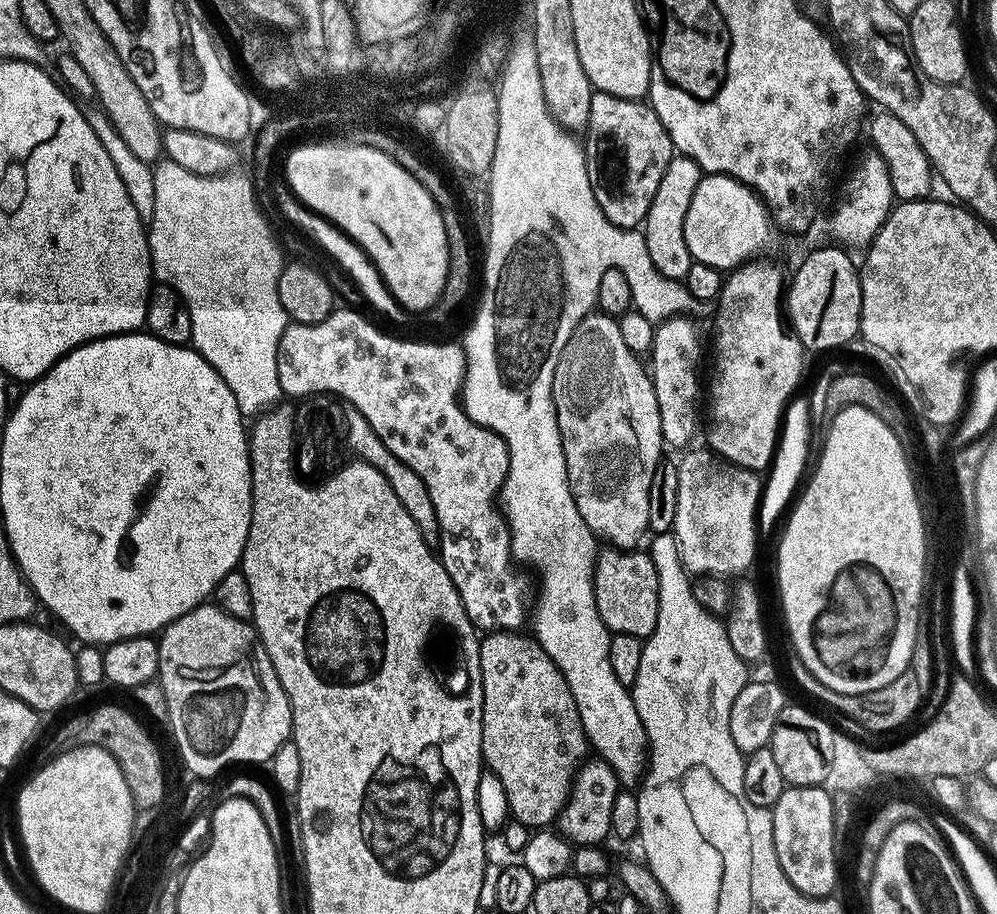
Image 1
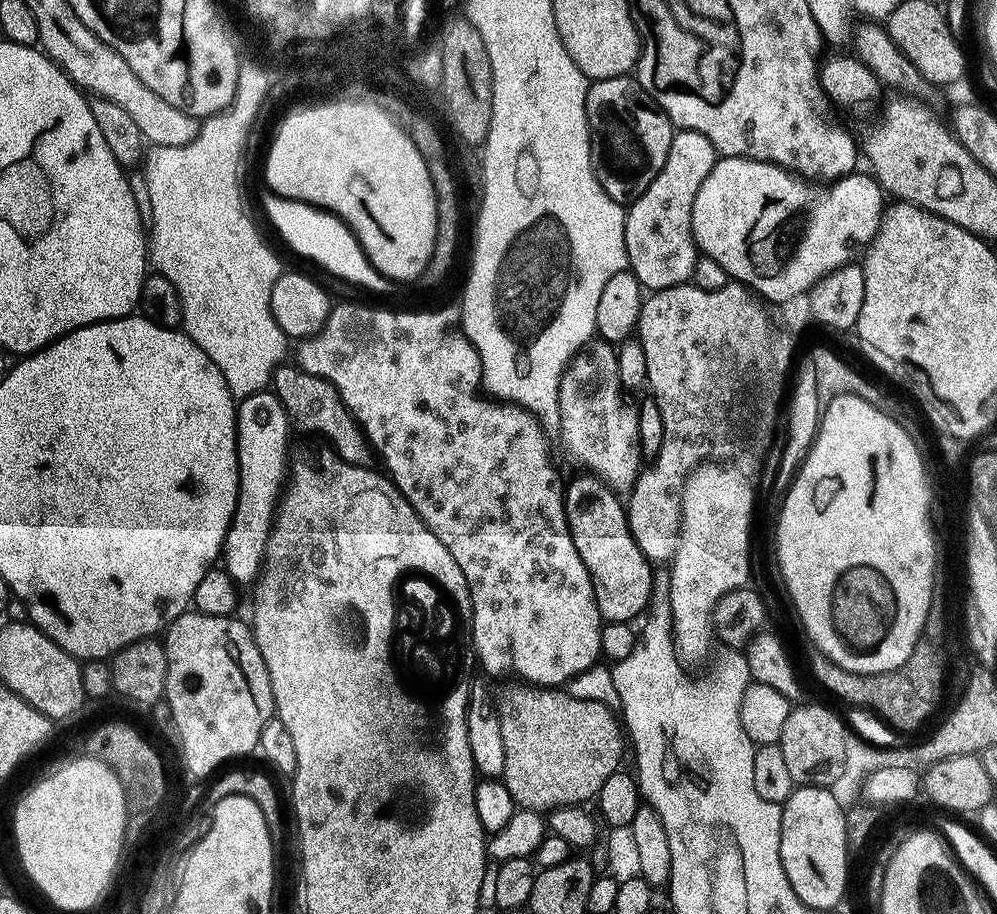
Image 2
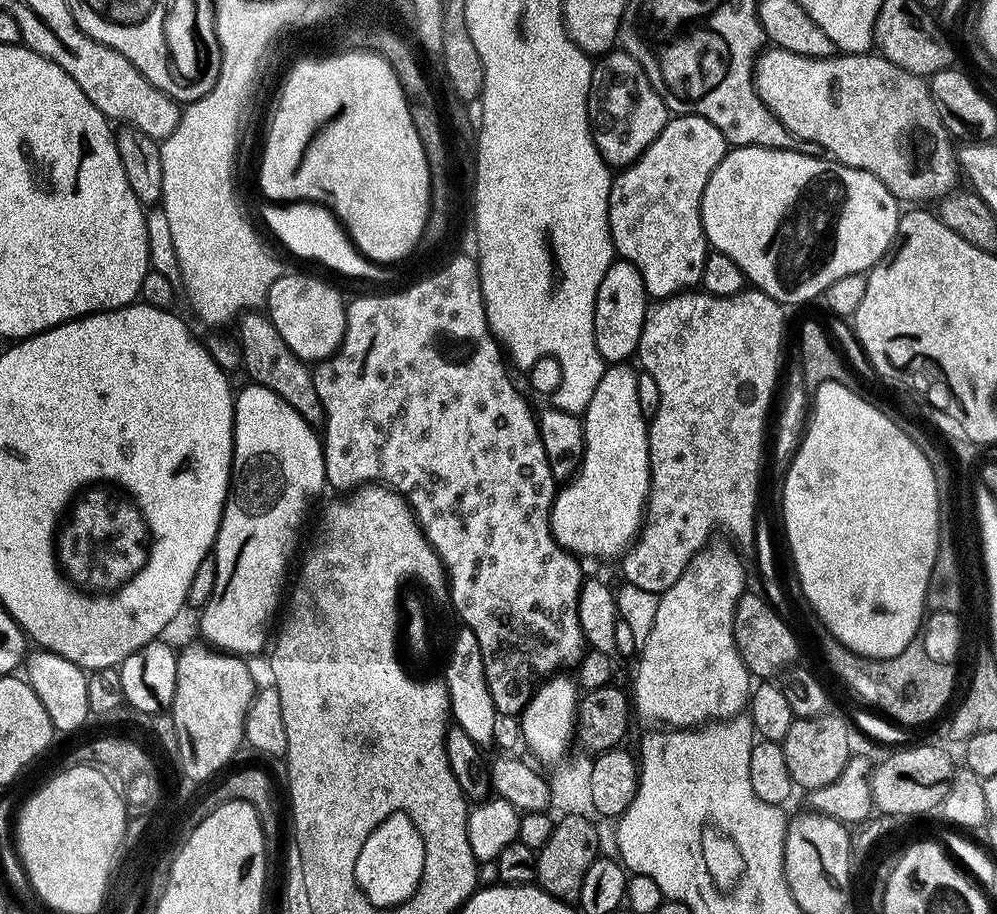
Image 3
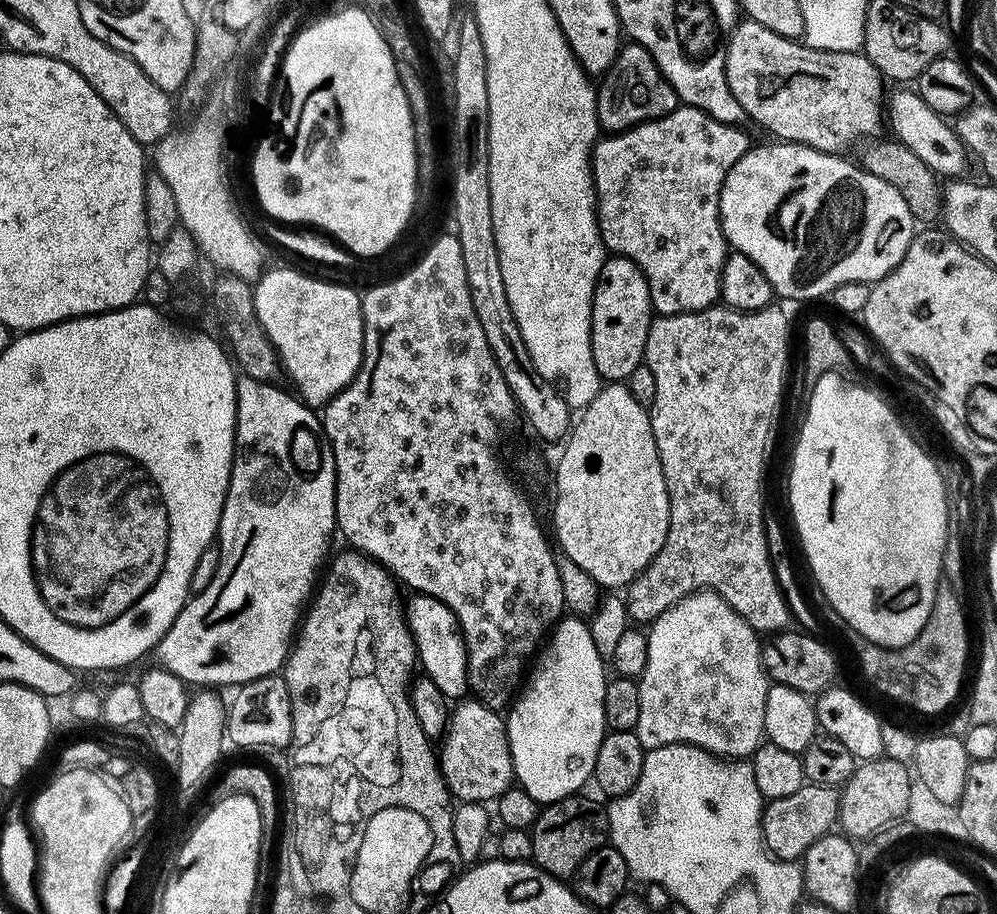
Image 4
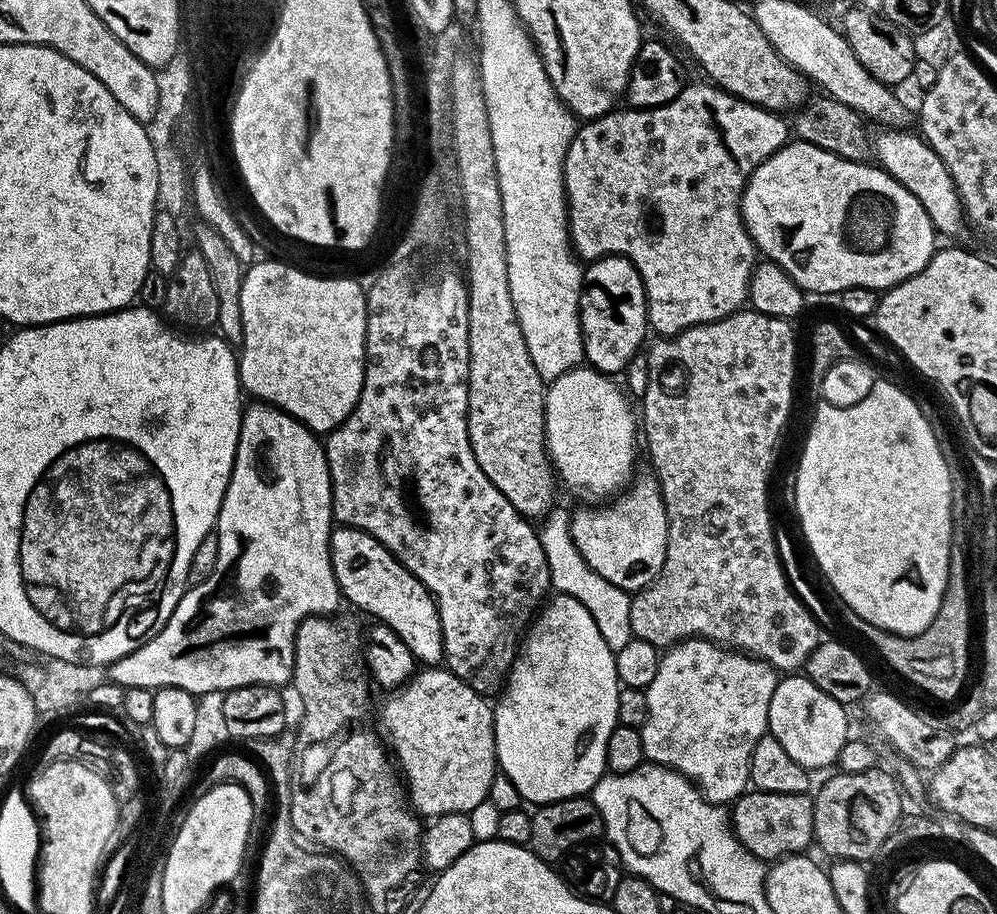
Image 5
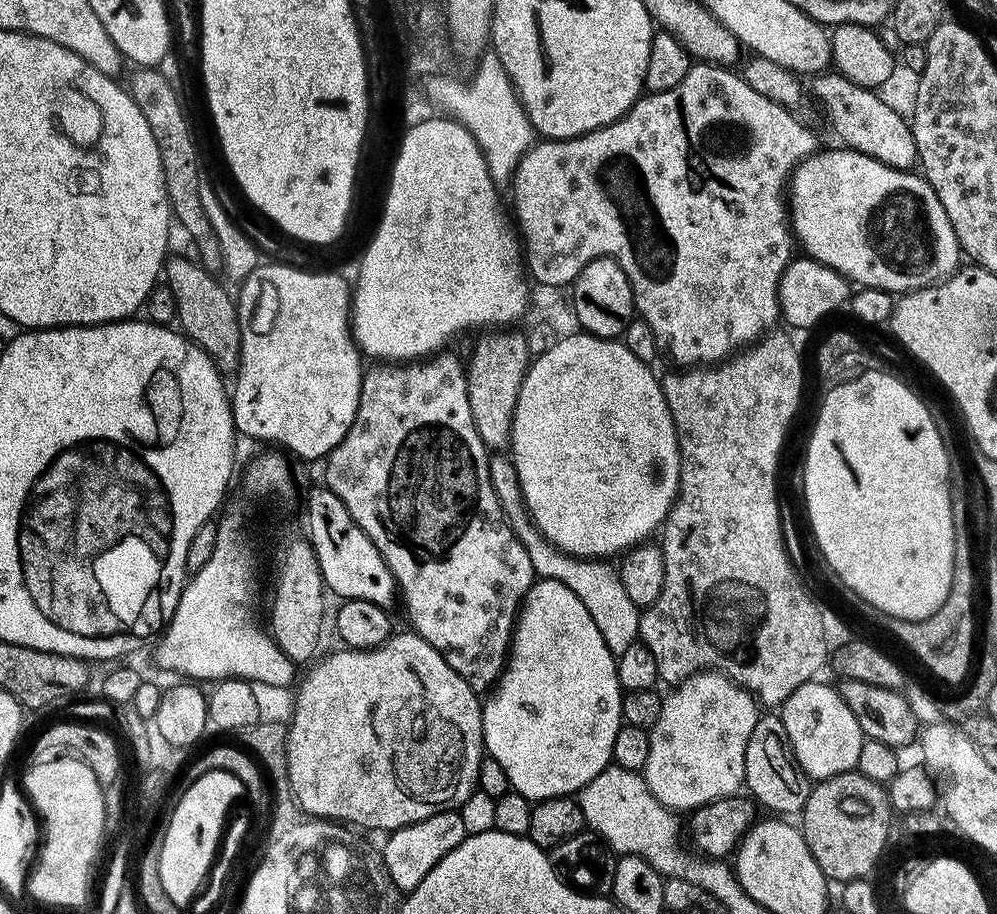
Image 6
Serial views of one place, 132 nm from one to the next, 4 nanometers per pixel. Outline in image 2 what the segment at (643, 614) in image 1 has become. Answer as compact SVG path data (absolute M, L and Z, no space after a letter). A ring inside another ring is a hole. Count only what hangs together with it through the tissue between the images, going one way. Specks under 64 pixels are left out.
M579 474L567 481L564 509L574 550L582 558L594 586L594 598L605 621L635 621L640 611L649 607L654 587L654 568L638 550L638 542L628 529L628 514L621 497L597 476Z

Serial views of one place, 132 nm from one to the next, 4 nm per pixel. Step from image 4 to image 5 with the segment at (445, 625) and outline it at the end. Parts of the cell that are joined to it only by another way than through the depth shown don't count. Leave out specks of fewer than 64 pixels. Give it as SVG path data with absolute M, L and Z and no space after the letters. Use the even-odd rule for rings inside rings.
M333 527L330 547L332 569L341 597L347 603L349 600L354 607L369 612L373 621L389 627L421 665L439 665L444 660L444 635L440 611L432 591L413 572L402 567L400 561L369 532L363 532L360 528Z

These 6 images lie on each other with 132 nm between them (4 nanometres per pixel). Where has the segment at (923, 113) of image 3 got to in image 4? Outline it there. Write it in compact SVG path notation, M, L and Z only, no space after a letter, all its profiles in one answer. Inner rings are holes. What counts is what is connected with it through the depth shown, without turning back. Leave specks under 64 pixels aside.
M744 18L732 29L732 35L726 41L724 69L730 94L734 94L738 106L742 106L745 117L773 132L777 141L806 144L820 152L844 154L855 140L867 141L881 135L882 109L886 104L885 81L863 51L823 52L809 48L800 40L787 40L774 30Z

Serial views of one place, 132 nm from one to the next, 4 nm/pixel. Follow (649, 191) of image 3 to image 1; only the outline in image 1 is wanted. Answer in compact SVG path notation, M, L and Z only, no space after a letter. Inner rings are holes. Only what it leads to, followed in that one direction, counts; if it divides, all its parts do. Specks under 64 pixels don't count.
M673 155L670 166L666 166L666 174L662 174L658 194L654 194L654 202L650 202L650 210L642 225L646 250L650 250L650 262L654 262L654 266L667 280L683 281L686 270L690 270L694 263L686 246L686 210L690 210L690 202L694 199L694 190L698 190L701 175L694 158Z

